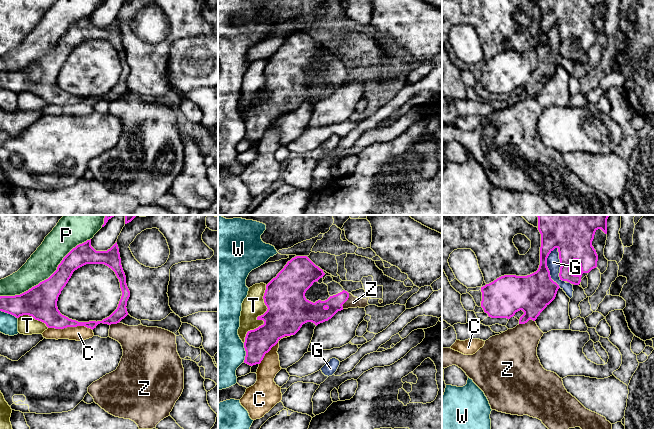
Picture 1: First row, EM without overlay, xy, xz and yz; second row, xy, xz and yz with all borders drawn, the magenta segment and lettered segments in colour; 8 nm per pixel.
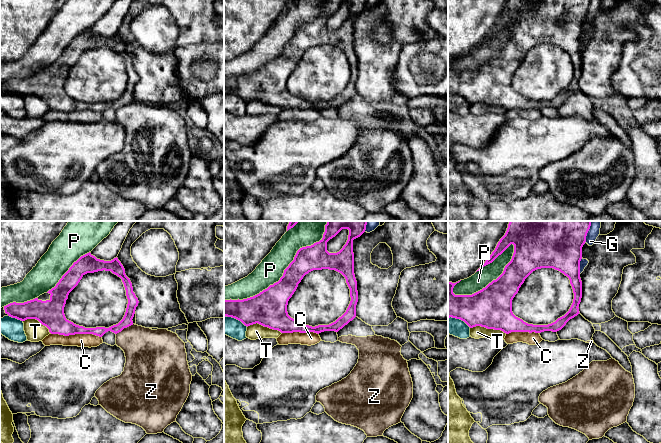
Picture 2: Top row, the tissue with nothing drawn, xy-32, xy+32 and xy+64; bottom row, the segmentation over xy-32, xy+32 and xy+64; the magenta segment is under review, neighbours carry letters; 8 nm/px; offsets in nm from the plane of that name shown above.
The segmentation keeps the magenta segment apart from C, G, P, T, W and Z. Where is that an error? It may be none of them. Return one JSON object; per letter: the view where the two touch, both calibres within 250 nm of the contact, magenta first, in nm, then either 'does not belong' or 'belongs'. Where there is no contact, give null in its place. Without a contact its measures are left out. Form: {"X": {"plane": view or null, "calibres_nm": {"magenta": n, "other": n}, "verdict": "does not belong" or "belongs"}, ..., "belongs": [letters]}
{"C": {"plane": "xy", "calibres_nm": {"magenta": 200, "other": 120}, "verdict": "does not belong"}, "G": {"plane": "yz", "calibres_nm": {"magenta": 300, "other": 110}, "verdict": "does not belong"}, "P": {"plane": "xy", "calibres_nm": {"magenta": 260, "other": 220}, "verdict": "does not belong"}, "T": {"plane": "xz", "calibres_nm": {"magenta": 320, "other": 180}, "verdict": "does not belong"}, "W": {"plane": "xz", "calibres_nm": {"magenta": 220, "other": 400}, "verdict": "does not belong"}, "Z": {"plane": "xz", "calibres_nm": {"magenta": 150, "other": 100}, "verdict": "does not belong"}, "belongs": []}

